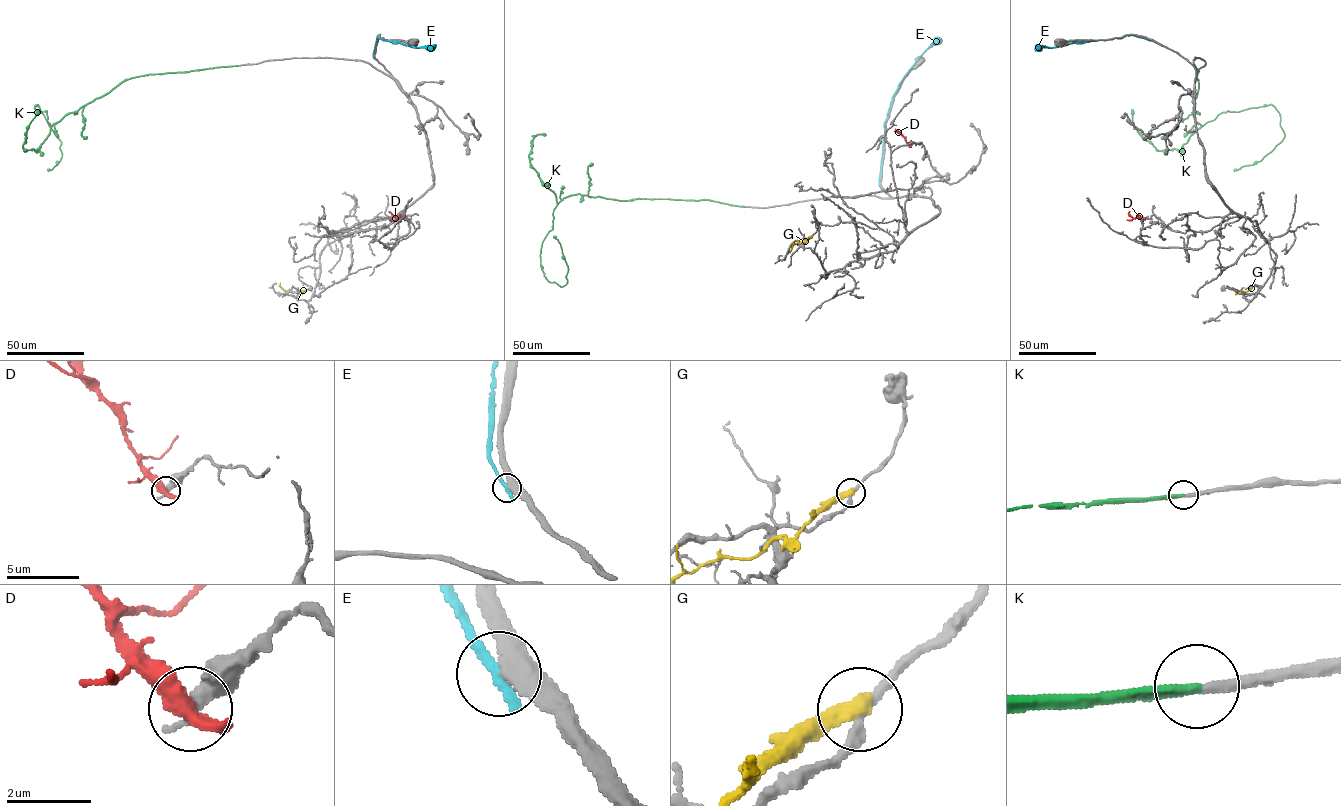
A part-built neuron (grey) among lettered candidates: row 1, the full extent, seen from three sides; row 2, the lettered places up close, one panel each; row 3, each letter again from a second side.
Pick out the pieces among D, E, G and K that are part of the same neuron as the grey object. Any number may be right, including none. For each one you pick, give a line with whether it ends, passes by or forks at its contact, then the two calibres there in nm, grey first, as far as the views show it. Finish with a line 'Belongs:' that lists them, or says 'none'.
K: it ends; calibres 240 and 320 nm
Belongs: K

